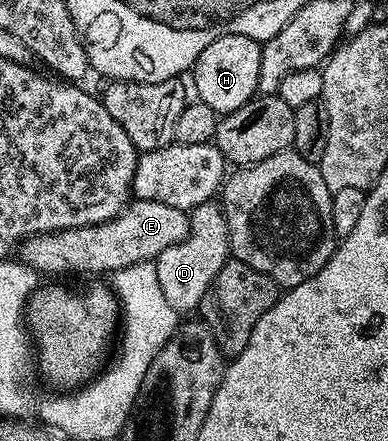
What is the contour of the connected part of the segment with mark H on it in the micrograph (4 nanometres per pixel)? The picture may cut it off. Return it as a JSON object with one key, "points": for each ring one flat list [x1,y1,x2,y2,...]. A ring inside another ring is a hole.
{"points":[[226,34,213,40,213,44,209,44,205,52,201,52,193,67,195,90,199,93,196,94,198,101,209,104,209,108,213,108,220,116,232,114,237,108,251,101,256,97,259,88,262,51,262,45,249,36]]}

